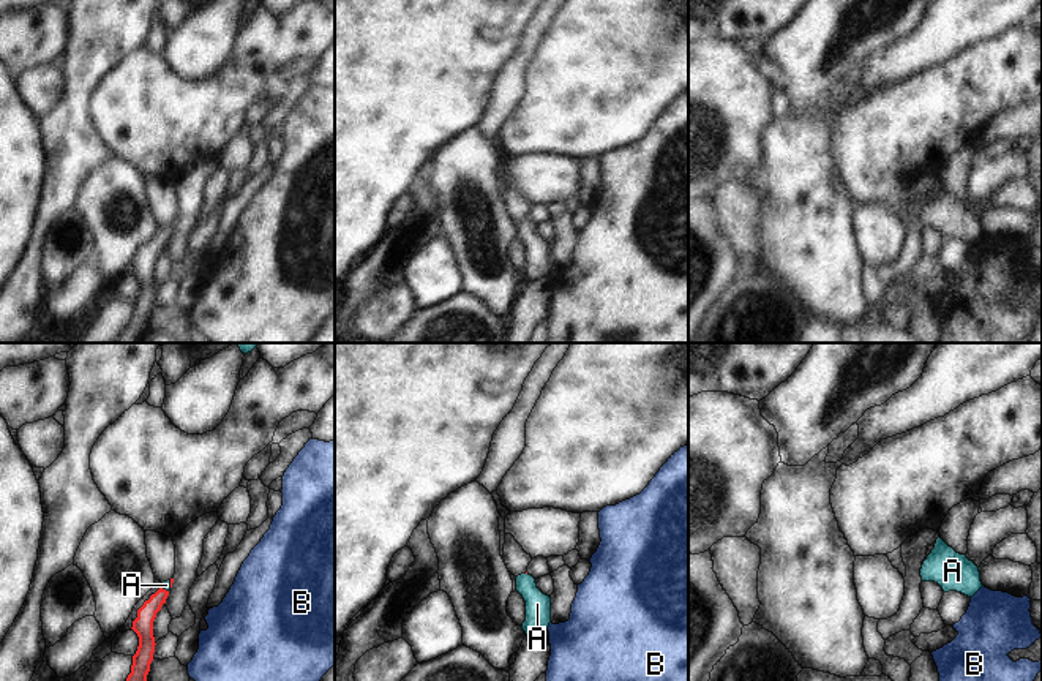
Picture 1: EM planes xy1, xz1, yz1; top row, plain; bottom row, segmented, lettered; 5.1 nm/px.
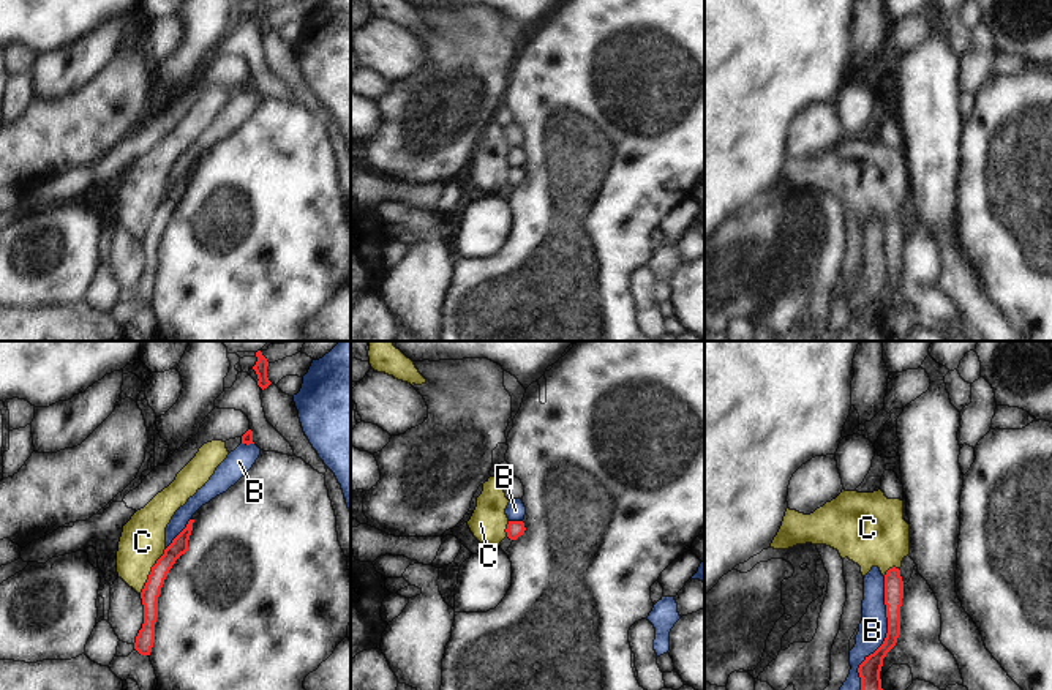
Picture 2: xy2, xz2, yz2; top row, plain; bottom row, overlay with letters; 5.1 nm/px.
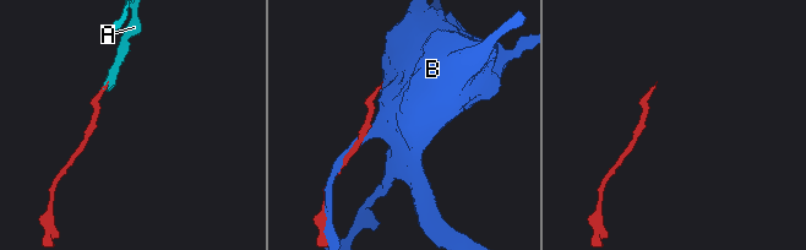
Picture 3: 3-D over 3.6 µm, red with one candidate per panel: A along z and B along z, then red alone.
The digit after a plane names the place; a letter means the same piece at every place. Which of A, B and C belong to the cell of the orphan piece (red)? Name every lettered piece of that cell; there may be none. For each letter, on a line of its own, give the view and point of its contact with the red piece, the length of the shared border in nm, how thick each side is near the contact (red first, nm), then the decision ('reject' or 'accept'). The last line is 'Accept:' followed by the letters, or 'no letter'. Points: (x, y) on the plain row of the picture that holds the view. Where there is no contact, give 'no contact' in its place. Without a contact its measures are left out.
A: meets red in xy1 at (171, 229); contact 40 nm long; 20 nm thick on the red side, 50 nm on the other; accept
B: meets red in yz2 at (886, 281); contact 600 nm long; 110 nm thick on the red side, 140 nm on the other; reject
C: meets red in xy2 at (152, 217); contact 280 nm long; 90 nm thick on the red side, 240 nm on the other; reject
Accept: A

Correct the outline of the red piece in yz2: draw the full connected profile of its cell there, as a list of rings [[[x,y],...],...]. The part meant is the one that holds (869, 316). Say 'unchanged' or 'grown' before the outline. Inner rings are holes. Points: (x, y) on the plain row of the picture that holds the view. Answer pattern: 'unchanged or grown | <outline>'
unchanged | [[[892,213],[885,221],[885,251],[888,264],[888,279],[883,291],[859,311],[859,341],[888,341],[881,335],[880,317],[883,305],[896,292],[900,281],[900,253],[904,245],[904,227],[900,216]]]

